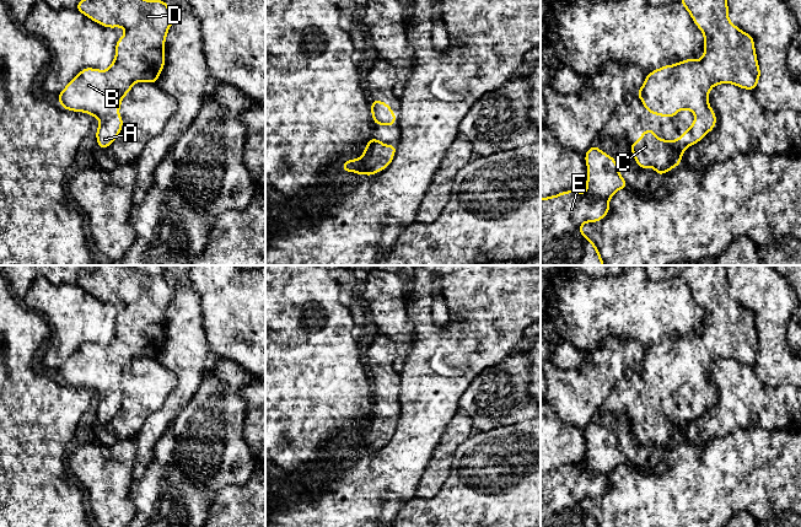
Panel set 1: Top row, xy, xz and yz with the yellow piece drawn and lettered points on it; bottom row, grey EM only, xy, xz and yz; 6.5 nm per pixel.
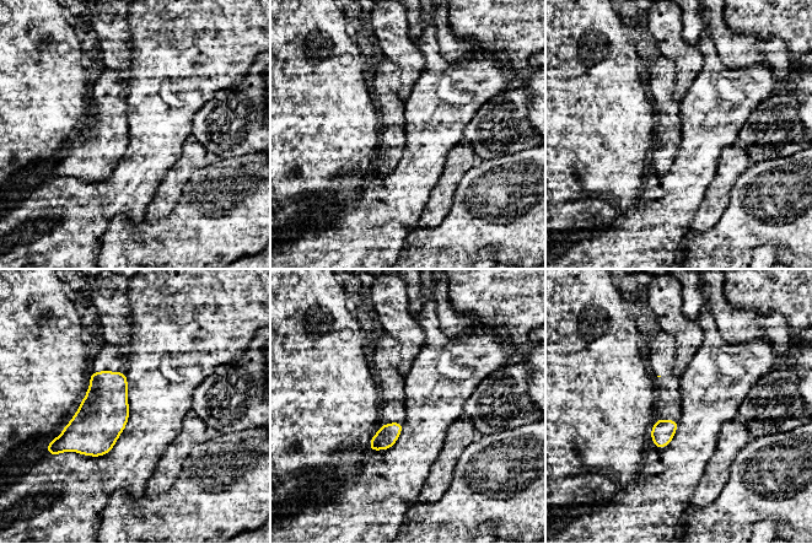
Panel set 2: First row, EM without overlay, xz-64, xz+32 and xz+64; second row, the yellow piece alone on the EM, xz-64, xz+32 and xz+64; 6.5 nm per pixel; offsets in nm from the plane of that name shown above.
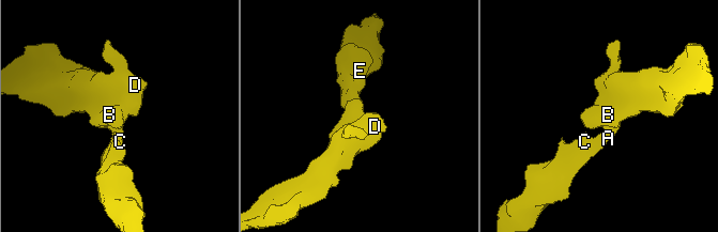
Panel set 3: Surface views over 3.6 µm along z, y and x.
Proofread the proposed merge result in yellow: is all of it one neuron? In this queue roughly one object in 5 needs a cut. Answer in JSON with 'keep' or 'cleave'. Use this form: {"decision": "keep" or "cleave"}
{"decision": "keep"}

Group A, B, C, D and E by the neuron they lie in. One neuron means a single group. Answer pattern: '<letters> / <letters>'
A B C D E

